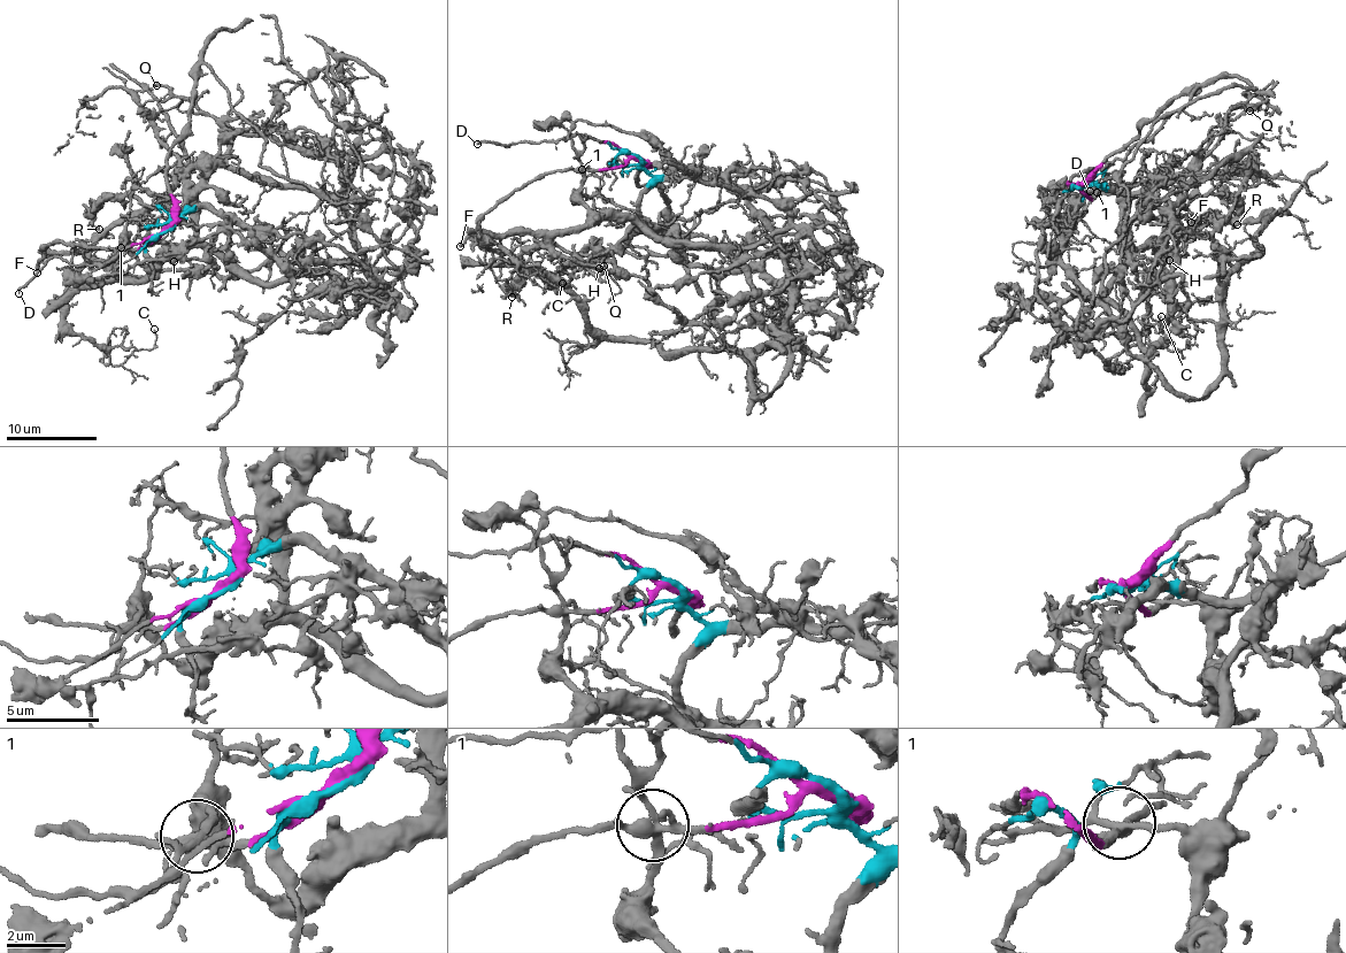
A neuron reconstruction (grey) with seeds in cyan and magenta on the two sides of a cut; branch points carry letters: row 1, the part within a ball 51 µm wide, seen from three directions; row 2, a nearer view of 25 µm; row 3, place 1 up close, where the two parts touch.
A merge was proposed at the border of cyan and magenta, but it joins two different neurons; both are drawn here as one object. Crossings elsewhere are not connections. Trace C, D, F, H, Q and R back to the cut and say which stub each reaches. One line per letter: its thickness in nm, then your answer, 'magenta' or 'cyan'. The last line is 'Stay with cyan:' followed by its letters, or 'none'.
C: 120 nm thick; cyan
D: 150 nm thick; magenta
F: 240 nm thick; magenta
H: 90 nm thick; cyan
Q: 140 nm thick; cyan
R: 200 nm thick; cyan
Stay with cyan: C, H, Q, R

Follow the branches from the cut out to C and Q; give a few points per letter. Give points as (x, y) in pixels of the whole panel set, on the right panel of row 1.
C: (1078, 187), (1059, 192), (1114, 194), (1129, 244), (1152, 237), (1150, 330), (1160, 315)
Q: (1078, 187), (1146, 193), (1164, 178), (1183, 175), (1216, 143), (1232, 109), (1239, 105), (1250, 110)

